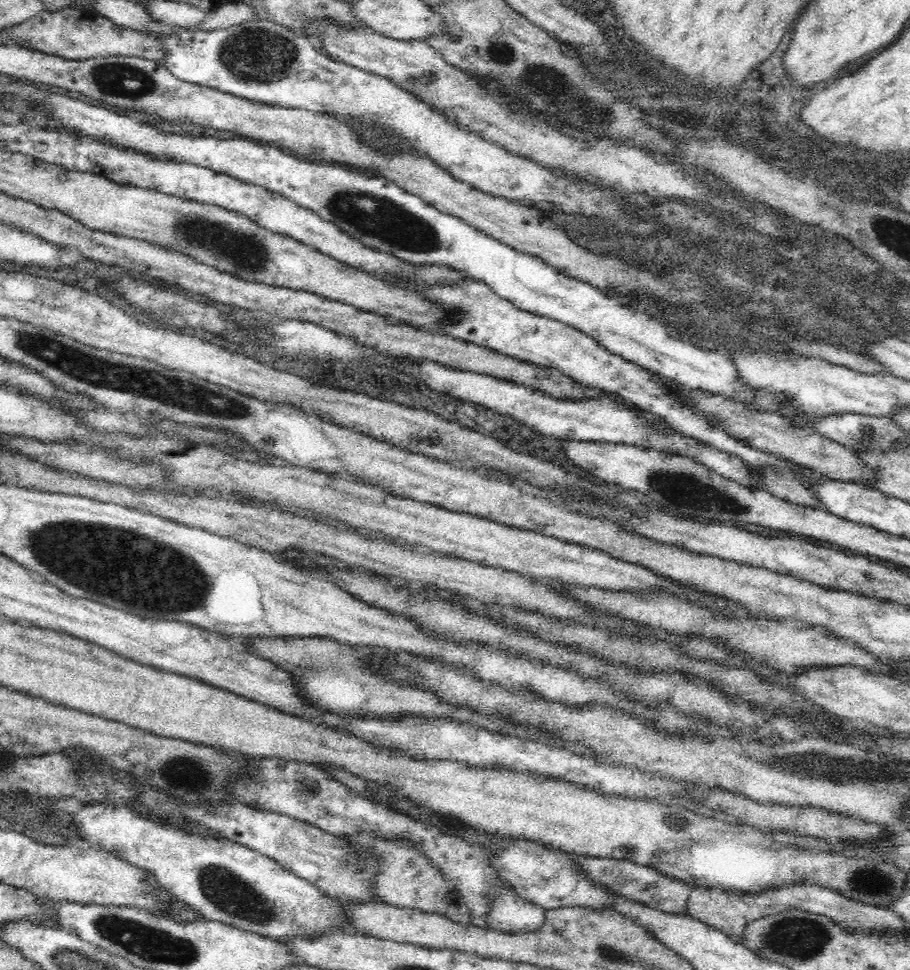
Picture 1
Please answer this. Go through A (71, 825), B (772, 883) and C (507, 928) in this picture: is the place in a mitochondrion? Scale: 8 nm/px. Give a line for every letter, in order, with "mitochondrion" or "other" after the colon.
A: other
B: other
C: other

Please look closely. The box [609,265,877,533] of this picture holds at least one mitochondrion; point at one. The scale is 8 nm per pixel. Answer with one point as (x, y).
(687, 491)

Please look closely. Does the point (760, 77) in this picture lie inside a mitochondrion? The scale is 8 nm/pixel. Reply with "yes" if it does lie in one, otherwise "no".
no

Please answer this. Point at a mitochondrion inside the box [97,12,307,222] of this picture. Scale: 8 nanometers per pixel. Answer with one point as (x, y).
(255, 54)

